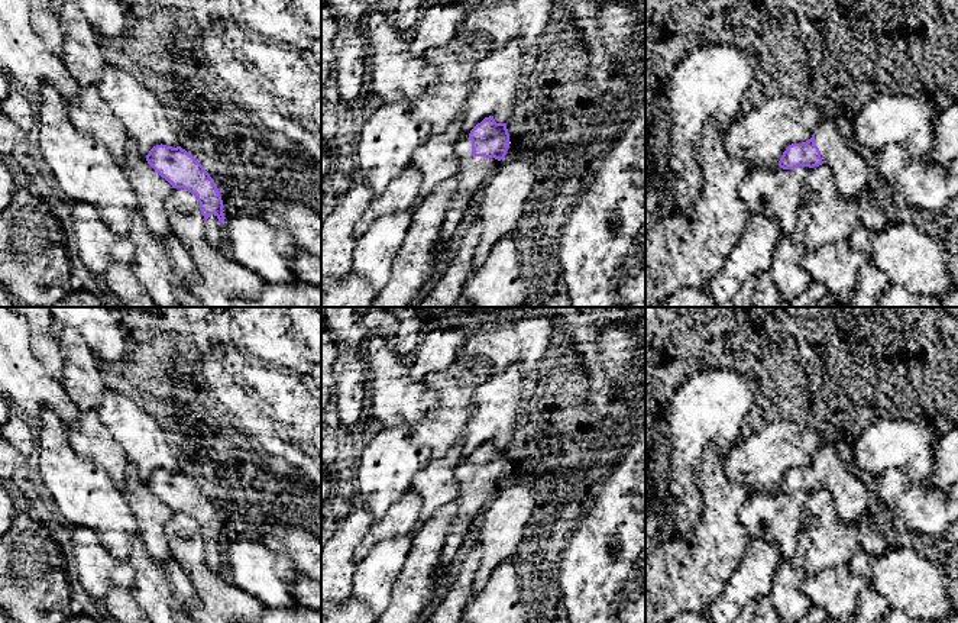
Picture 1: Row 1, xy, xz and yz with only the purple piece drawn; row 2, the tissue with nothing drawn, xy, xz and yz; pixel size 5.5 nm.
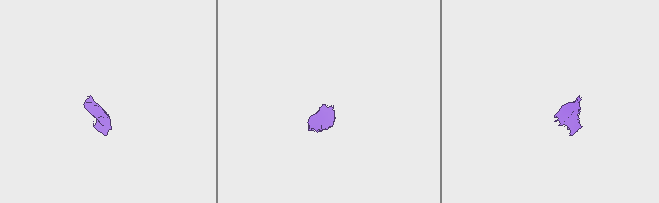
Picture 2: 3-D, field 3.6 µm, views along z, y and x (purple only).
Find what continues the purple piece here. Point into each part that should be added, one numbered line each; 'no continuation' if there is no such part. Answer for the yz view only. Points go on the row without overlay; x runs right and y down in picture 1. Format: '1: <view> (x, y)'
1: yz (853, 499)

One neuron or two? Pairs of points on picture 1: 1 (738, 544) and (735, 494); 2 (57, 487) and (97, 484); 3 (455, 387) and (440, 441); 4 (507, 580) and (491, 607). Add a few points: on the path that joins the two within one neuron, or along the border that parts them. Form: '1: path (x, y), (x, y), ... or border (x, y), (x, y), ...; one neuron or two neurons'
1: path (730, 532), (730, 506); one neuron
2: path (67, 486), (87, 486); one neuron
3: path (453, 400), (449, 416), (442, 428); one neuron
4: path (504, 587), (502, 596), (498, 600); one neuron

